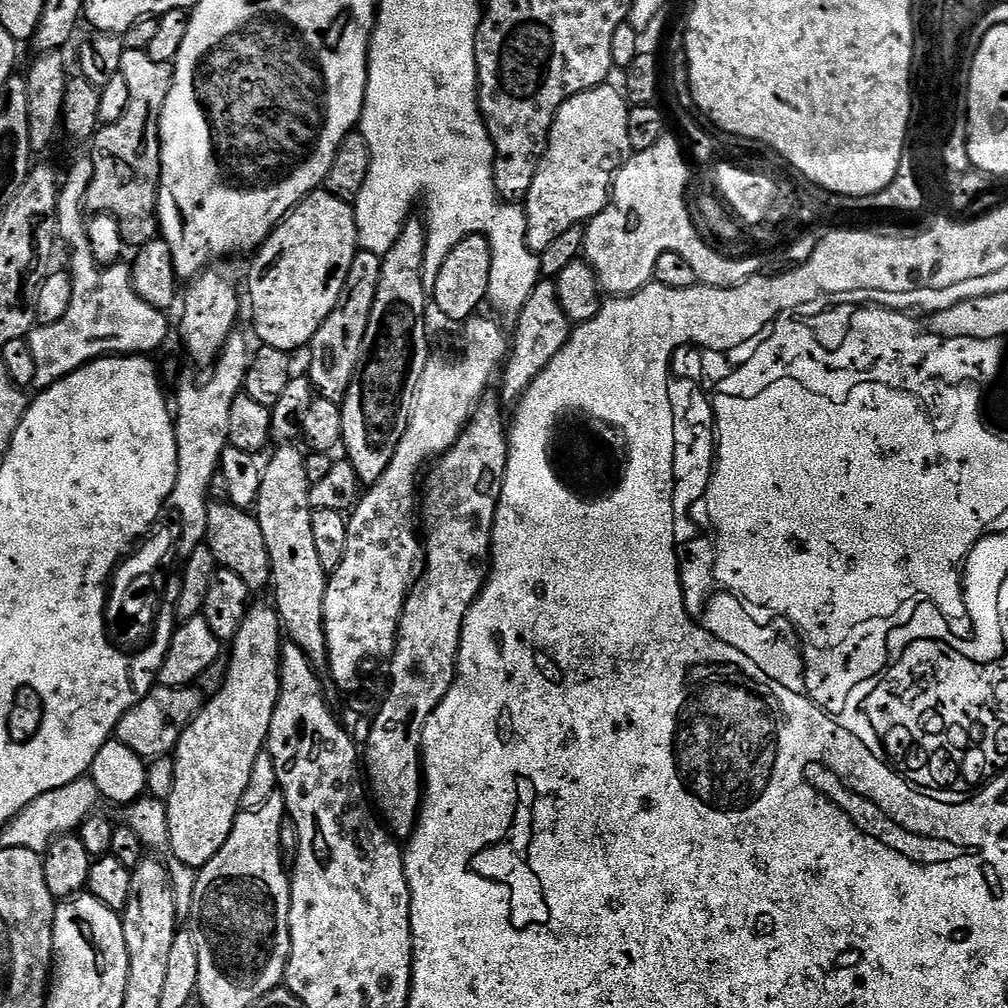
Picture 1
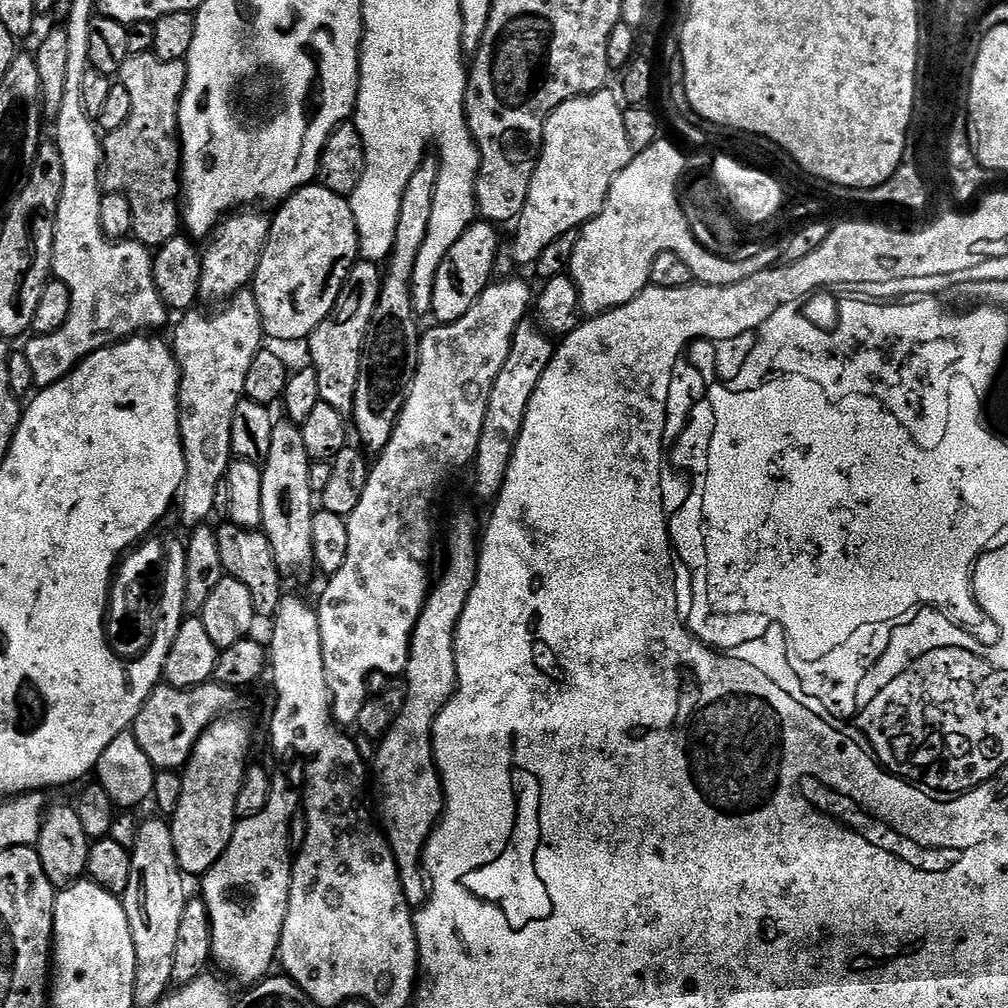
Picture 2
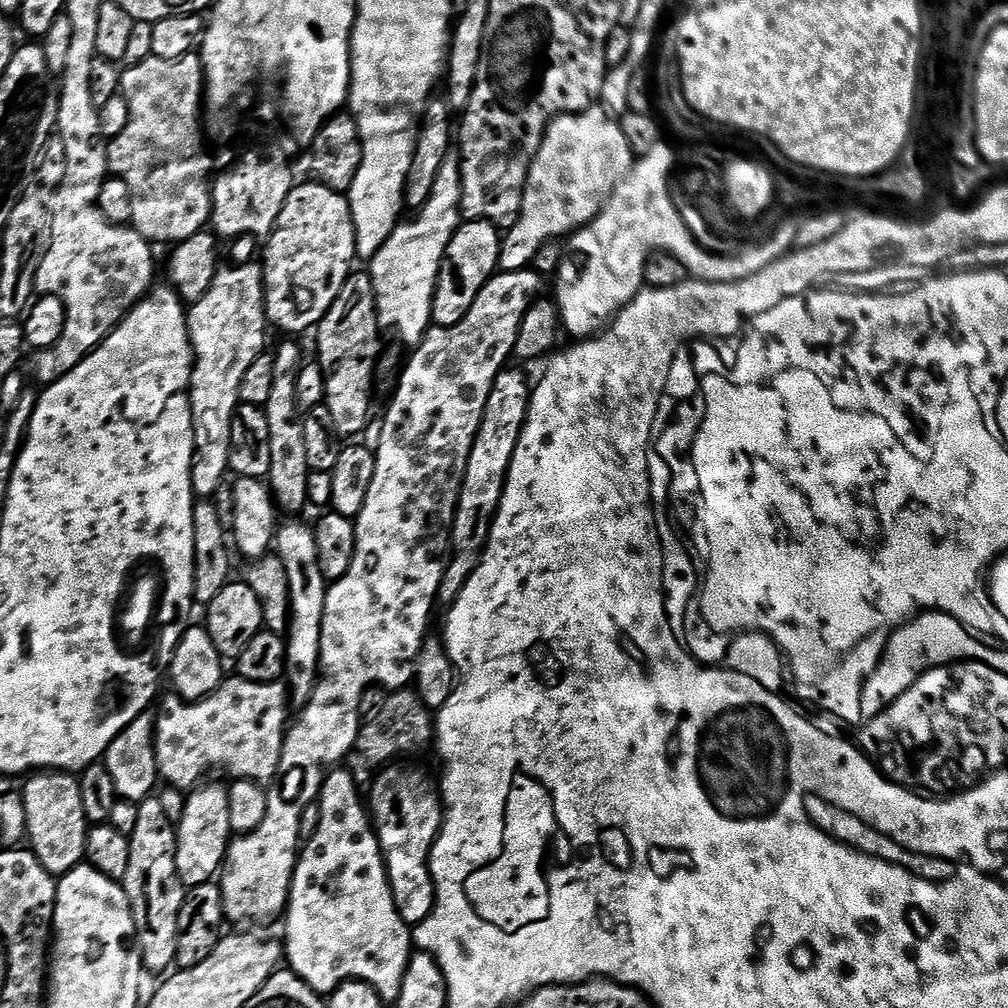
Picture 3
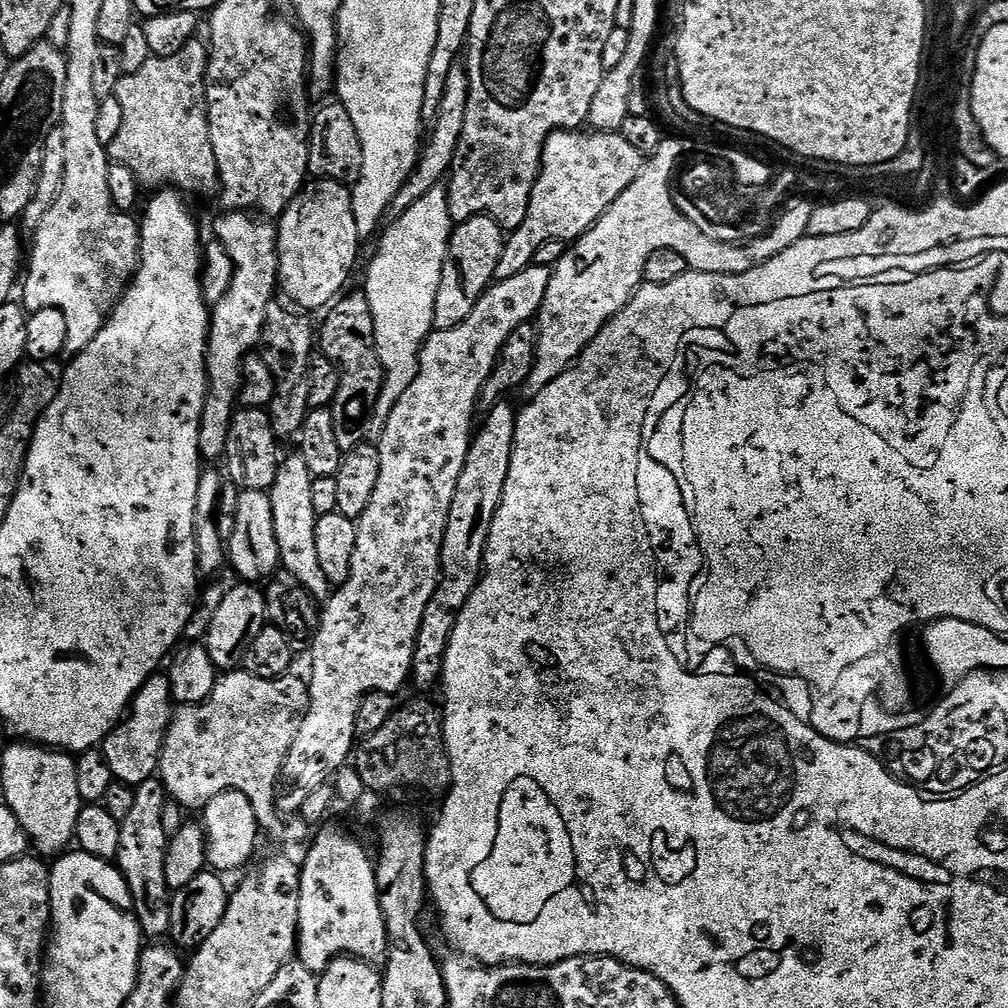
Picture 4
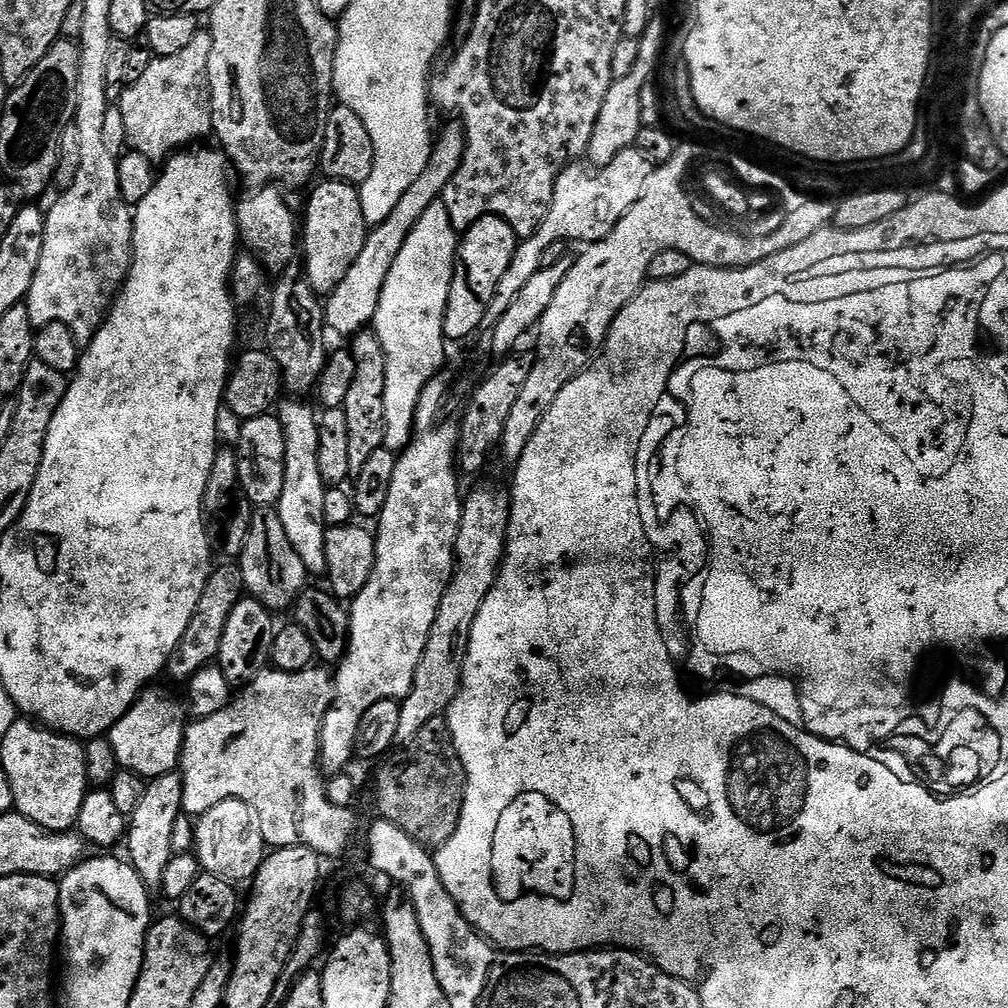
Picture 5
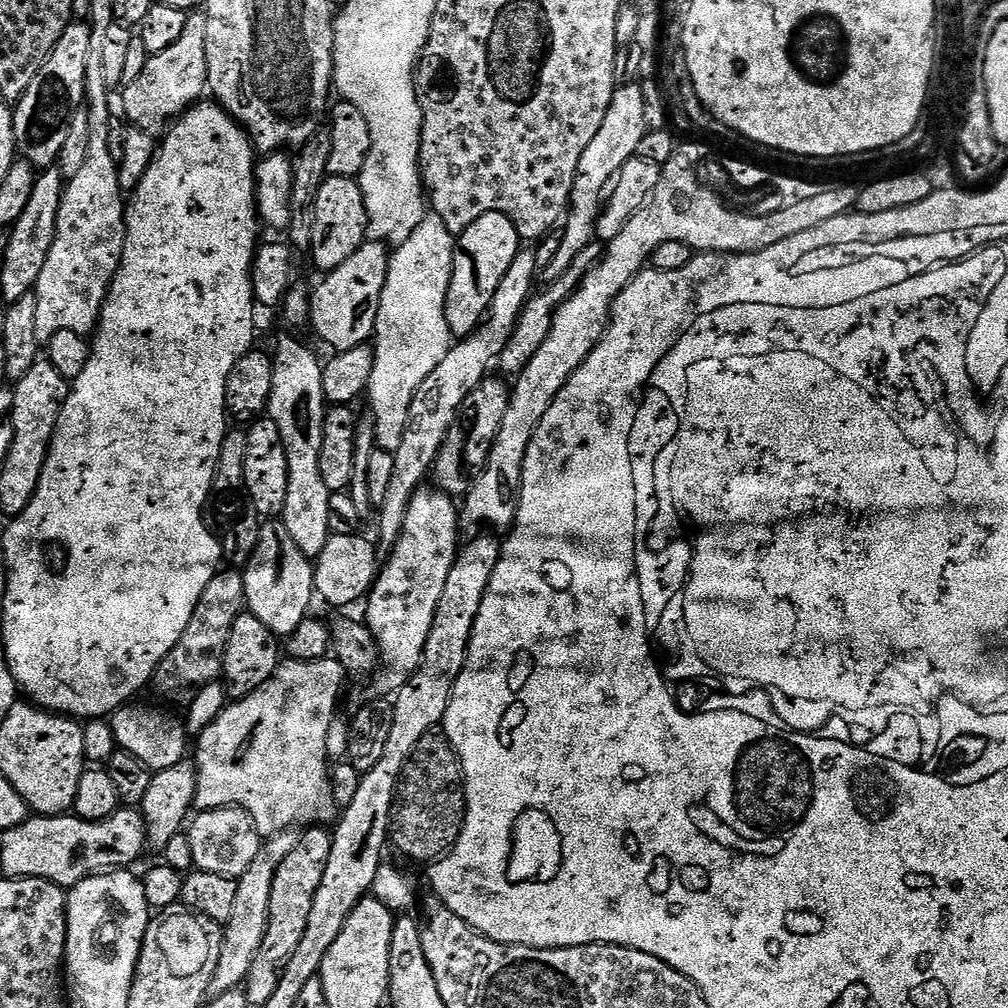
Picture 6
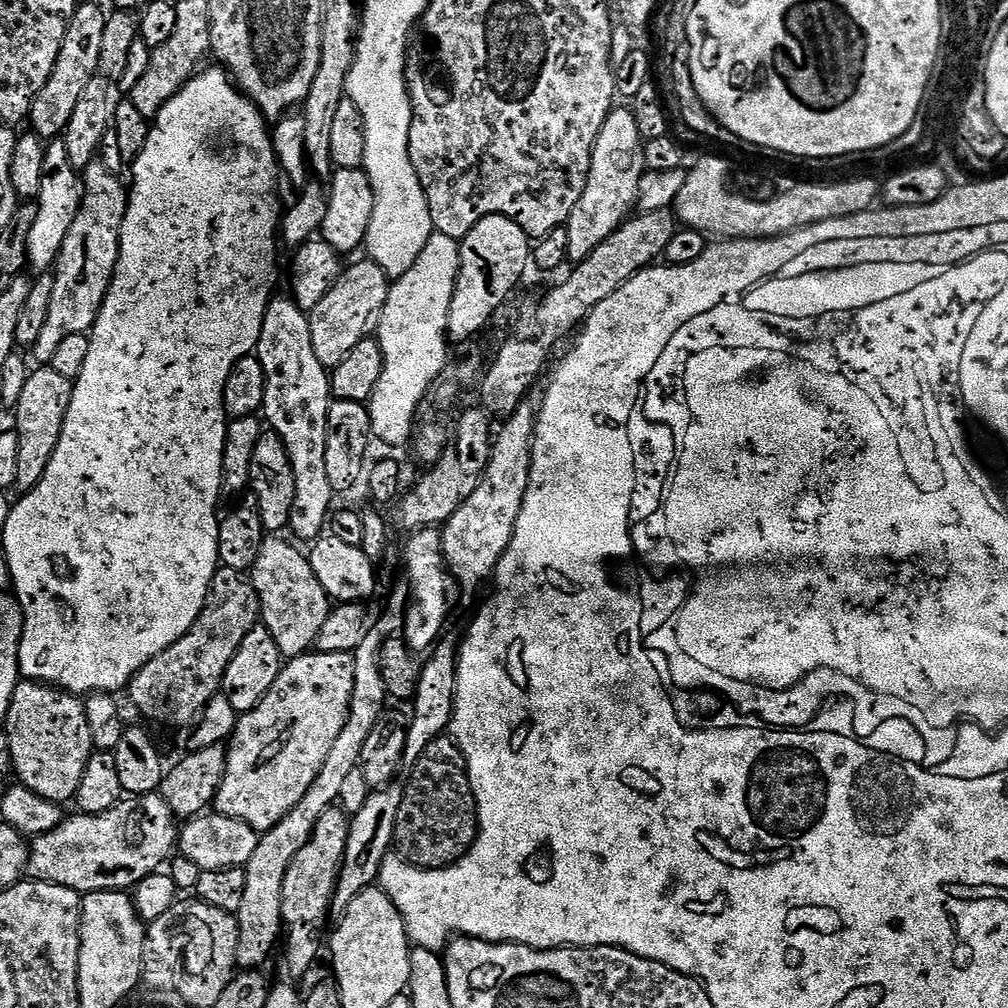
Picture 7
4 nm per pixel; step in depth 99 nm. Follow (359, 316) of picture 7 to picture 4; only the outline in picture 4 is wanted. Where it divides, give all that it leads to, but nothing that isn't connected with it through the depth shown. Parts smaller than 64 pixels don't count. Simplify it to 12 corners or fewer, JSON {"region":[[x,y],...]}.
{"region":[[454,70],[399,214],[449,175],[466,126],[468,73]]}

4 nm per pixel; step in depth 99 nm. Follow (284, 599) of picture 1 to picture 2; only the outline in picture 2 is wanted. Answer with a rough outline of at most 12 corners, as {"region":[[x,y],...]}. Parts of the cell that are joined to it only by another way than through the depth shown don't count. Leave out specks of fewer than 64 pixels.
{"region":[[277,419],[262,531],[284,574],[314,564],[312,465]]}

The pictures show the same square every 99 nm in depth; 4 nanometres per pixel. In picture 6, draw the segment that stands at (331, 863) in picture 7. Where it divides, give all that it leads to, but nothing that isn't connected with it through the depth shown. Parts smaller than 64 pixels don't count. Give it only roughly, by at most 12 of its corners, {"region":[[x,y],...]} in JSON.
{"region":[[312,826],[274,874],[268,928],[246,981],[270,1002],[306,930],[332,832]]}

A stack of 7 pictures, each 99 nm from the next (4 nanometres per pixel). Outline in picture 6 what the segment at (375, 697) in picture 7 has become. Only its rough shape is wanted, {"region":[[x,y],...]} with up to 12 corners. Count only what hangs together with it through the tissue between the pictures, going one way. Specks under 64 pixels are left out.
{"region":[[289,830],[261,845],[237,881],[209,999],[235,991],[268,928],[278,866],[295,850]]}

